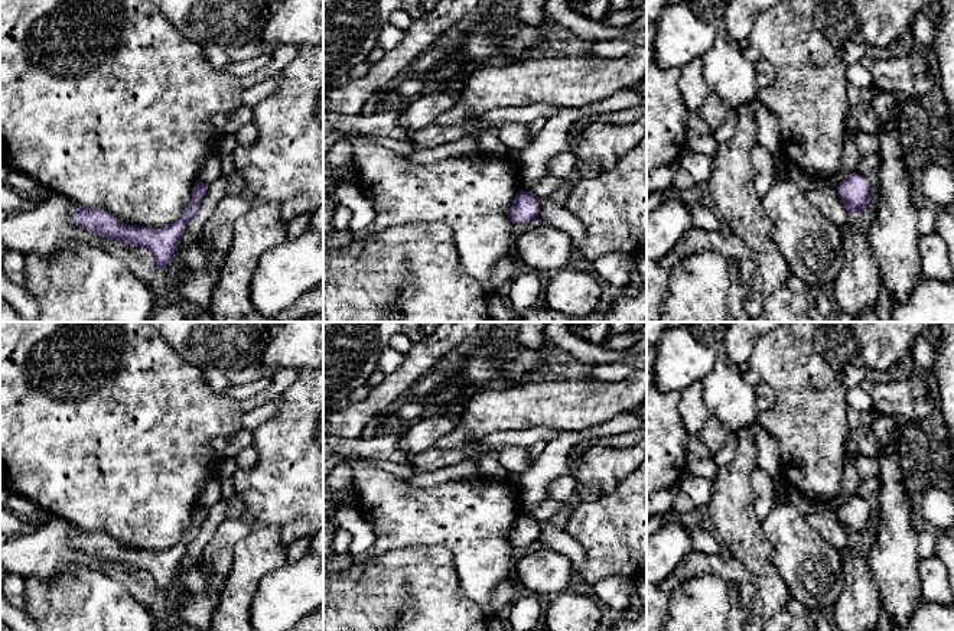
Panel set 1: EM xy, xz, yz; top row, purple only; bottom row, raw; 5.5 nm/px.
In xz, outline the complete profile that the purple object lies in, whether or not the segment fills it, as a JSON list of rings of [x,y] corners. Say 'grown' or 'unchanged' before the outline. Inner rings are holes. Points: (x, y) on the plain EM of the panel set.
unchanged | [[[521,513],[508,531],[507,539],[514,547],[521,547],[537,541],[538,536],[540,523],[535,518]]]

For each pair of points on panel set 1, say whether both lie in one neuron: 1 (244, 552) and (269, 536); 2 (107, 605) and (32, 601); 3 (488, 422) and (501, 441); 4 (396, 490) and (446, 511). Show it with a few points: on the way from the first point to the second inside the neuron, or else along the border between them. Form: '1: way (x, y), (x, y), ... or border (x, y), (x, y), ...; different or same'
1: way (250, 552), (263, 542); same
2: way (88, 615), (51, 615); same
3: border (527, 428), (500, 429), (476, 441), (462, 444); different
4: way (409, 503), (417, 511), (433, 511); same

